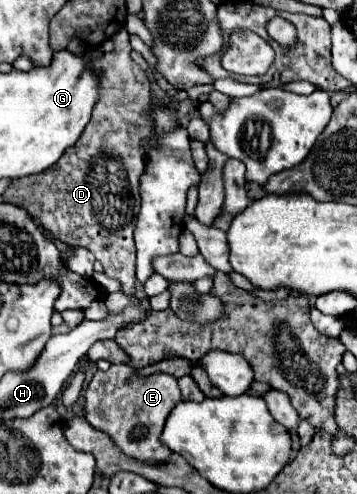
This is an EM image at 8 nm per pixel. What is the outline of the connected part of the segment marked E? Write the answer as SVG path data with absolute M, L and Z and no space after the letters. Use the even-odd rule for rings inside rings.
M111 365L107 371L97 371L85 391L85 419L95 429L103 429L103 433L111 435L129 457L157 465L169 457L169 449L161 441L161 431L165 419L179 401L181 393L177 379L169 373L139 375L131 365ZM139 425L147 425L147 433L133 437Z

